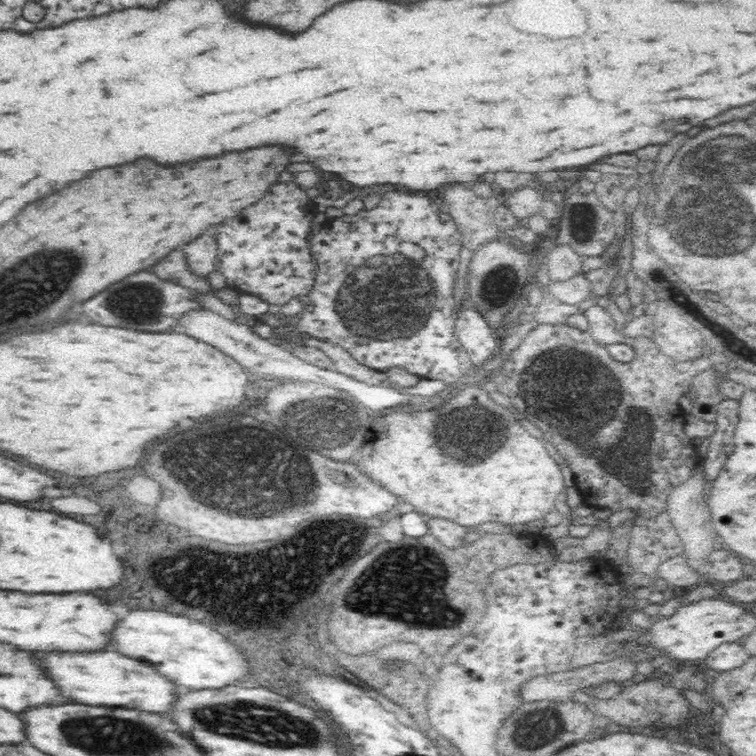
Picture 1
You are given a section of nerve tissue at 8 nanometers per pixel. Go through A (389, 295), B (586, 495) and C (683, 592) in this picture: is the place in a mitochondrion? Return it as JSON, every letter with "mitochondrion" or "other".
{"A":"mitochondrion","B":"other","C":"other"}

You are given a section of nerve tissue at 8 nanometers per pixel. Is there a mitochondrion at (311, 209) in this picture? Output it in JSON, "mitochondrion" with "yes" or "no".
{"mitochondrion":"no"}

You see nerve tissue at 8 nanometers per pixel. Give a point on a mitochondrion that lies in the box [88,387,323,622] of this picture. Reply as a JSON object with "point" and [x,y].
{"point":[184,490]}

